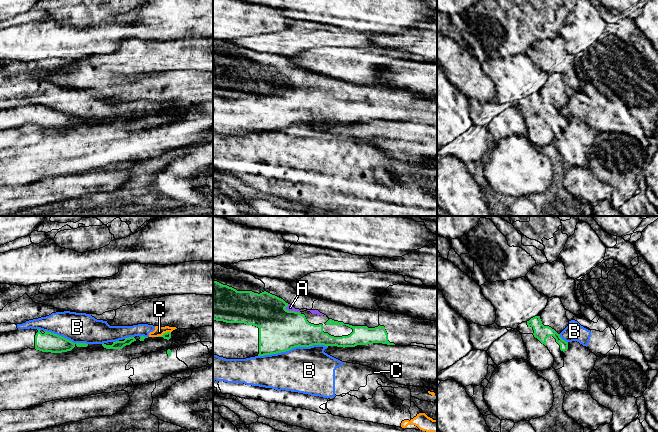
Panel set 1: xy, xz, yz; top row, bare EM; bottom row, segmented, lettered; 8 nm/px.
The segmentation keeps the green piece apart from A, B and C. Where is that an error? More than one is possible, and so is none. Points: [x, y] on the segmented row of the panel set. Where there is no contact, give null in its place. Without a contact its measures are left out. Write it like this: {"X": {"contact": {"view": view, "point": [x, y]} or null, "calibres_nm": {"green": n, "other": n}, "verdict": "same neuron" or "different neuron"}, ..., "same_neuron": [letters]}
{"A": {"contact": {"view": "xz", "point": [292, 311]}, "calibres_nm": {"green": 340, "other": 50}, "verdict": "same neuron"}, "B": {"contact": {"view": "xz", "point": [292, 347]}, "calibres_nm": {"green": 340, "other": 380}, "verdict": "different neuron"}, "C": {"contact": {"view": "xy", "point": [164, 333]}, "calibres_nm": {"green": 50, "other": 80}, "verdict": "different neuron"}, "same_neuron": ["A"]}

